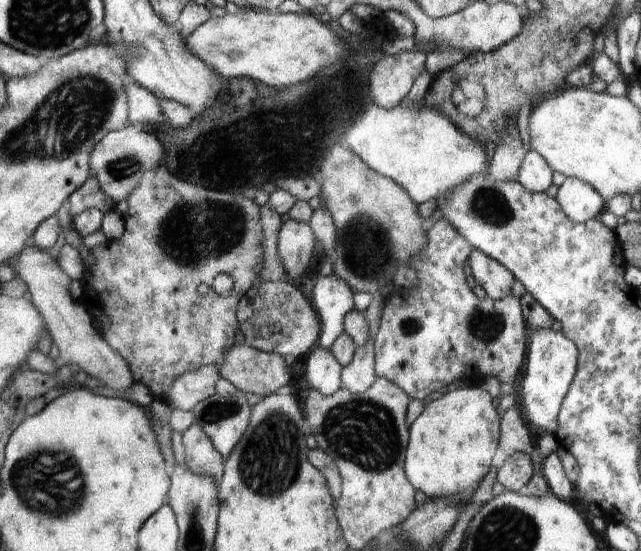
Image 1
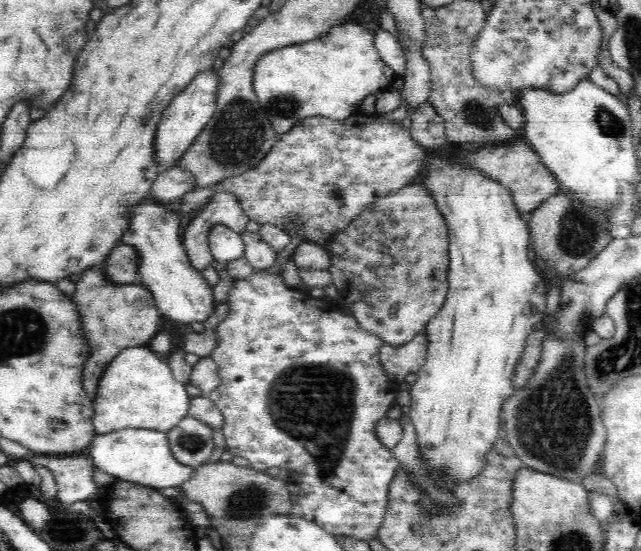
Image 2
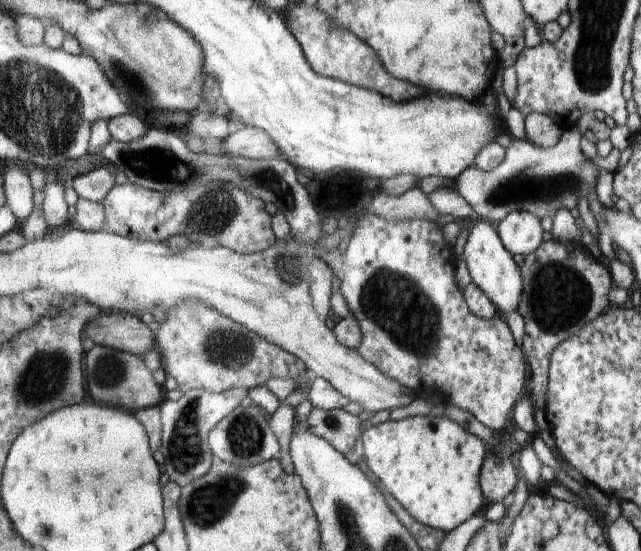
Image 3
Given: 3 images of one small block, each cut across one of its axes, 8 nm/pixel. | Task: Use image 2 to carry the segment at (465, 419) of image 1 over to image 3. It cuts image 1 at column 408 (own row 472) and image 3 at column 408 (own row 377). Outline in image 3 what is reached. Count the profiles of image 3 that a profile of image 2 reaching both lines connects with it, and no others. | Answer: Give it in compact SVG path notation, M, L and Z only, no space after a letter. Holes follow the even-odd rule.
M439 414L416 415L402 420L388 420L363 431L359 446L364 446L365 461L369 475L377 478L381 485L424 526L452 532L463 522L475 516L482 508L484 498L478 486L480 466L484 462L484 440L472 434L450 418Z

